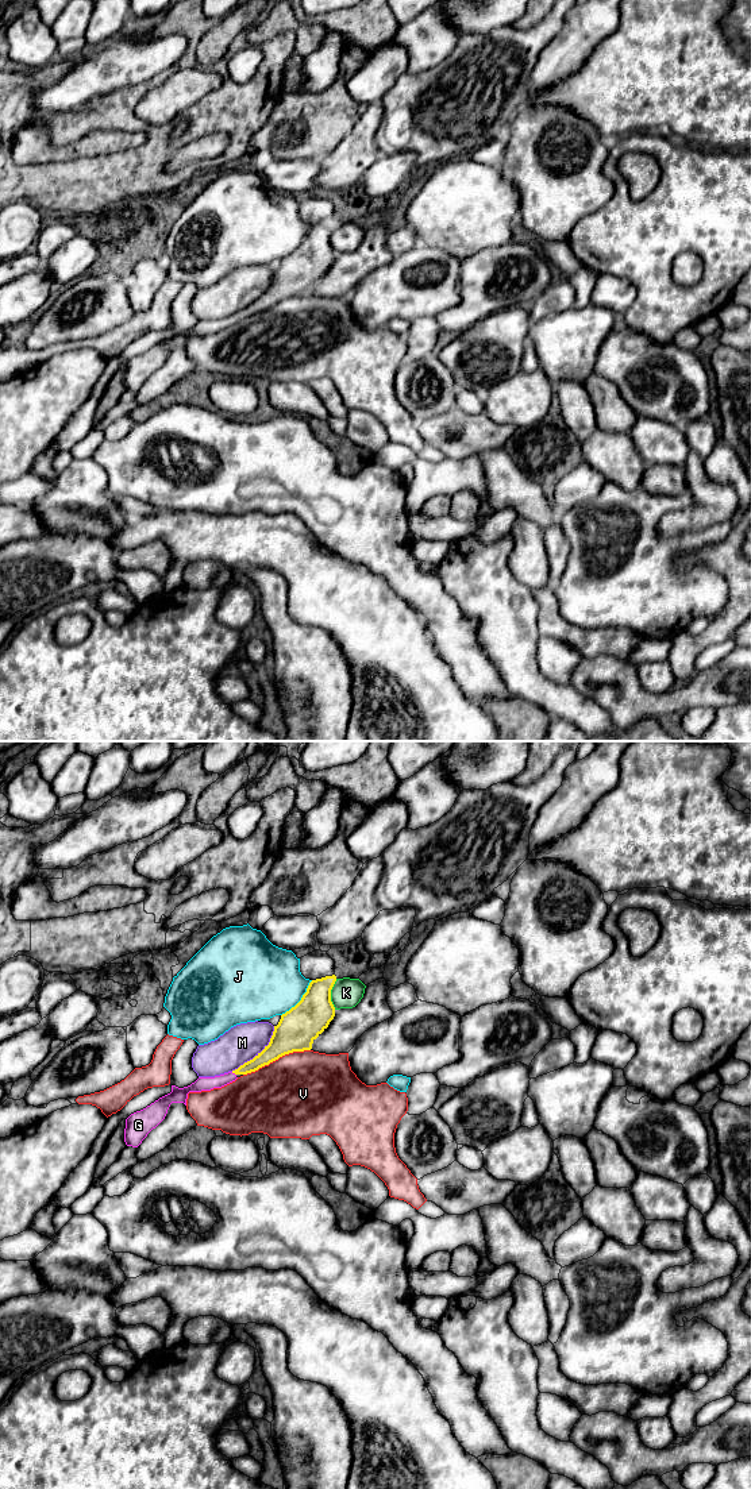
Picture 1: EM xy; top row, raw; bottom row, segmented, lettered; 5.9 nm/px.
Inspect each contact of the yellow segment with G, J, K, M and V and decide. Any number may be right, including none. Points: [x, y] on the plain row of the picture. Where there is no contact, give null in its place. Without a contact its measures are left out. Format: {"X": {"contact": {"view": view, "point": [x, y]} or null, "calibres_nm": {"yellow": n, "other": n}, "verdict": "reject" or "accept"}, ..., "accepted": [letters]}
{"G": {"contact": {"view": "xy", "point": [234, 316]}, "calibres_nm": {"yellow": 100, "other": 80}, "verdict": "accept"}, "J": {"contact": {"view": "xy", "point": [301, 243]}, "calibres_nm": {"yellow": 240, "other": 440}, "verdict": "reject"}, "K": {"contact": {"view": "xy", "point": [330, 238]}, "calibres_nm": {"yellow": 240, "other": 180}, "verdict": "reject"}, "M": {"contact": {"view": "xy", "point": [258, 297]}, "calibres_nm": {"yellow": 220, "other": 220}, "verdict": "reject"}, "V": {"contact": {"view": "xy", "point": [276, 303]}, "calibres_nm": {"yellow": 240, "other": 480}, "verdict": "reject"}, "accepted": ["G"]}

